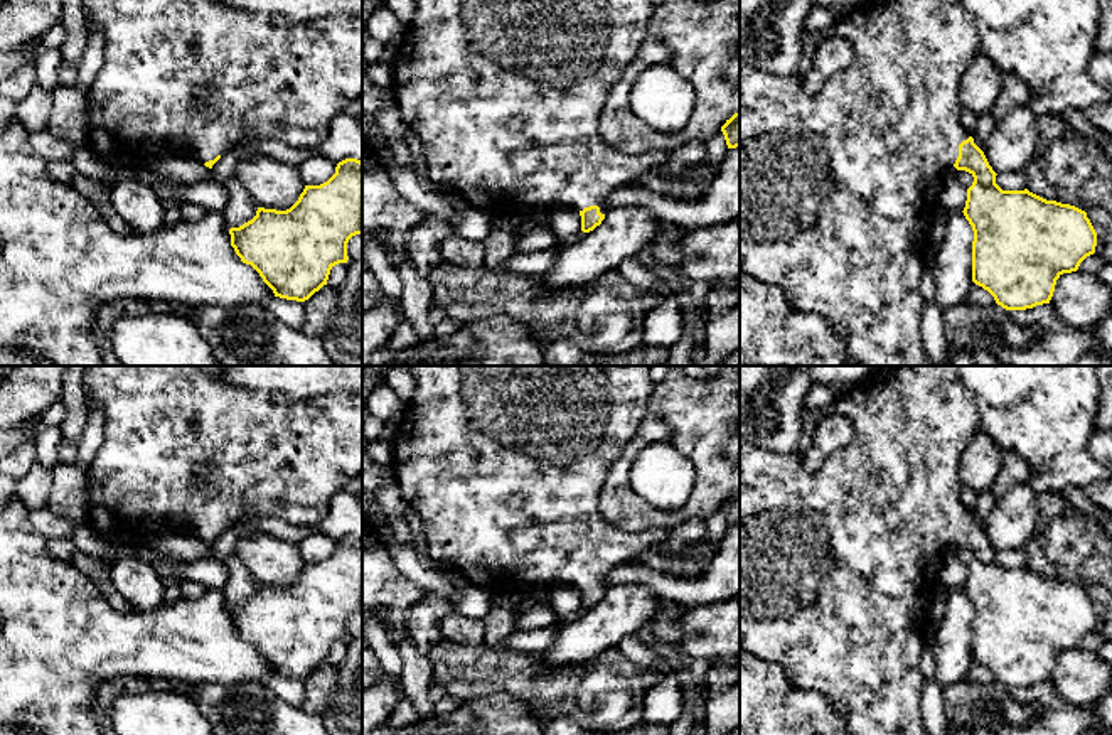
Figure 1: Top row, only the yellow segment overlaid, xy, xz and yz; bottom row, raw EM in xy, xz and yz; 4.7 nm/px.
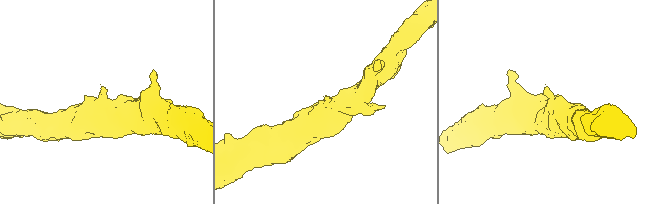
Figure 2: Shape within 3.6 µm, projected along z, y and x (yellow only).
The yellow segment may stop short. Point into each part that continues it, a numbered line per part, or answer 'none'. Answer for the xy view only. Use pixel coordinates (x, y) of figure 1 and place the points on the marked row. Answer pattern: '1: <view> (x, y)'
none

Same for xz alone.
none

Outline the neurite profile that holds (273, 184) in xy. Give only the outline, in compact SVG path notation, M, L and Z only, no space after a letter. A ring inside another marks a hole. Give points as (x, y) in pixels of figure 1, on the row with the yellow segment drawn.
M266 155L239 160L236 177L256 206L265 209L286 211L305 189L298 167Z

